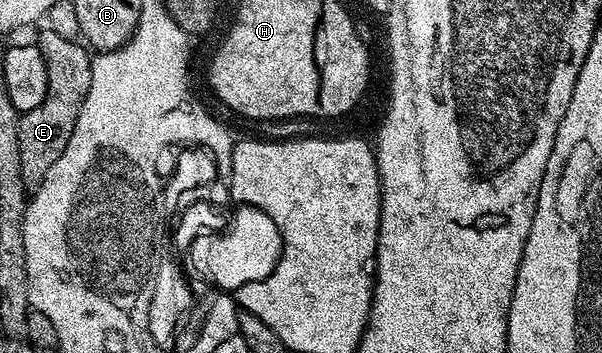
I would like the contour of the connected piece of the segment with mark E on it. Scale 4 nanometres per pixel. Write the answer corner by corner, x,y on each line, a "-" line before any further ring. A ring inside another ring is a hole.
46,29
40,31
37,46
41,57
45,57
45,73
49,77
49,85
45,93
45,101
41,101
37,109
29,109
20,114
17,129
21,177
27,189
38,187
45,173
49,173
49,165
56,163
57,157
65,153
65,145
69,145
69,137
73,137
73,129
81,113
81,105
89,93
91,84
92,52
82,42
66,39

